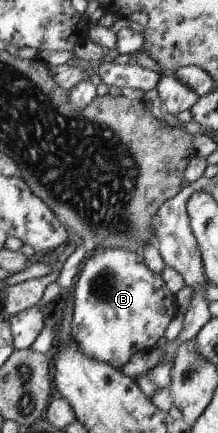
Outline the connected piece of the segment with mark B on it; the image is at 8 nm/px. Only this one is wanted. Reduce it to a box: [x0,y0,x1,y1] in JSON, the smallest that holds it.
[70,248,177,371]

